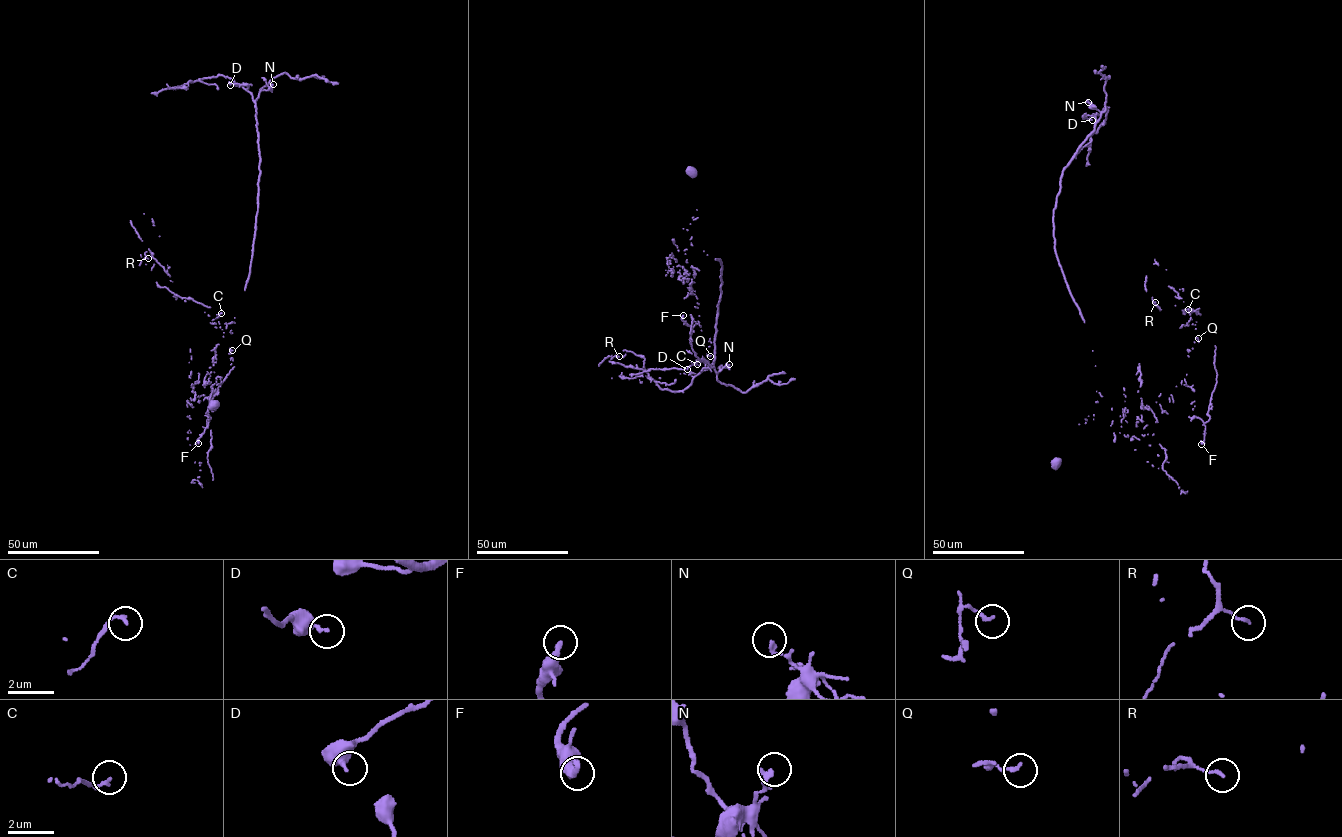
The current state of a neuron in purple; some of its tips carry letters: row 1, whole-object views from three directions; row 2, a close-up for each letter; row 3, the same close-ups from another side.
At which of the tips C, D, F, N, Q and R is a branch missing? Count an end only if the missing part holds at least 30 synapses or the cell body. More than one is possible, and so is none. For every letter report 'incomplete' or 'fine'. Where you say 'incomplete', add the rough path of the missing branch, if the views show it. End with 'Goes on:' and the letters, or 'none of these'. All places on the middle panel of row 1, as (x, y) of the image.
C: fine
D: fine
F: fine
N: fine
Q: fine
R: fine
Goes on: none of these

